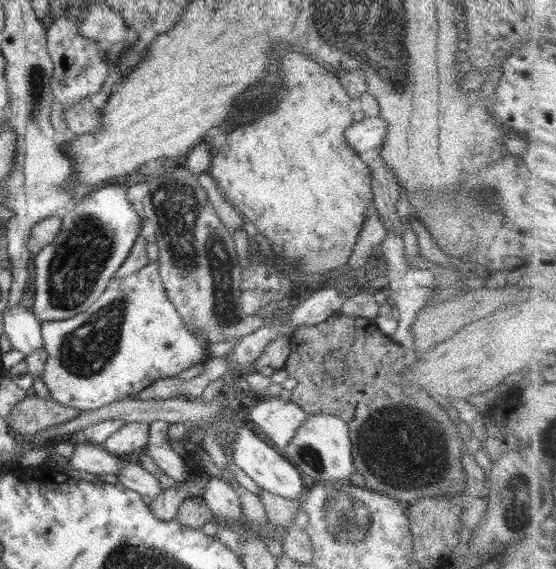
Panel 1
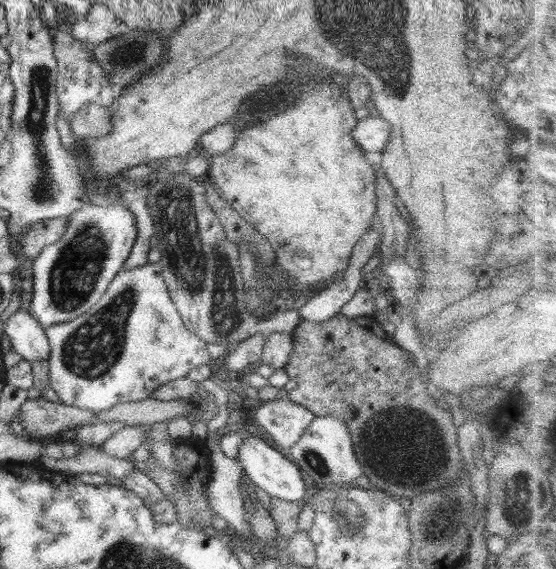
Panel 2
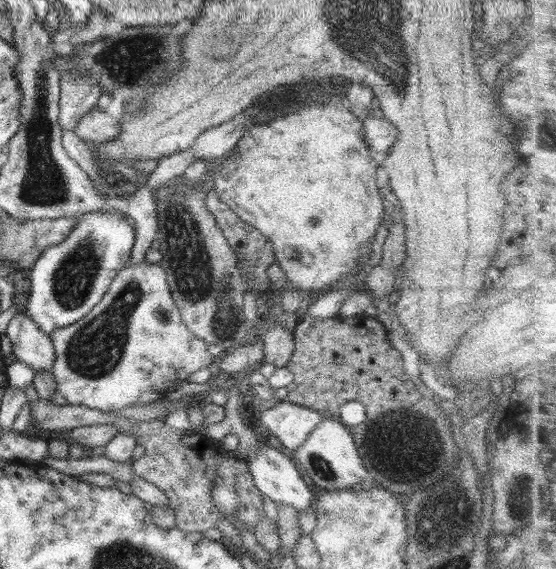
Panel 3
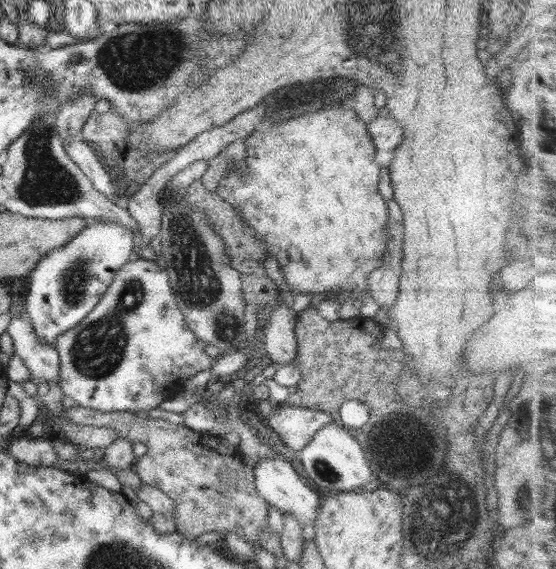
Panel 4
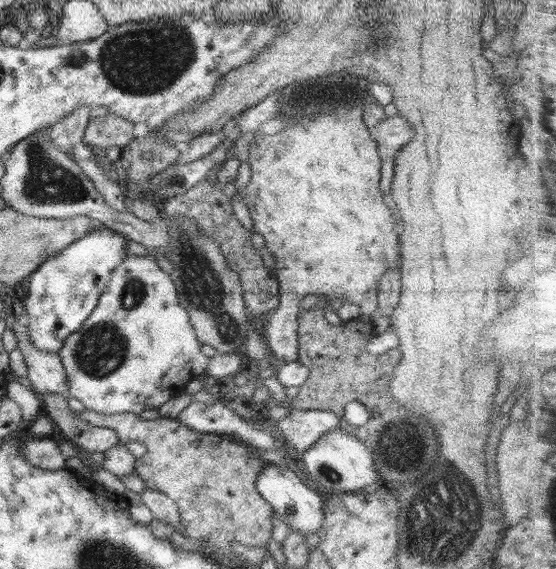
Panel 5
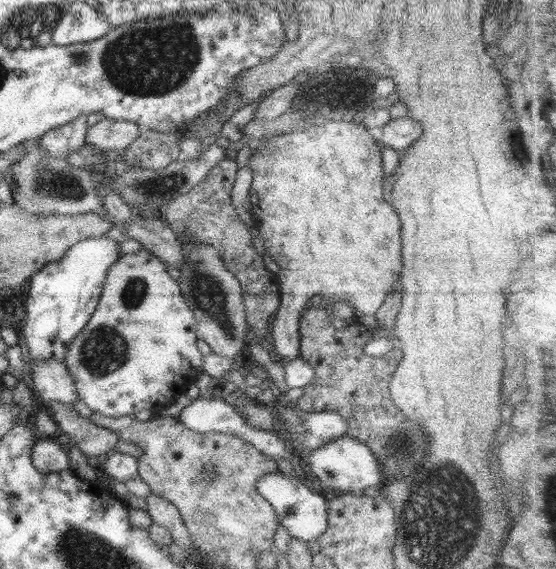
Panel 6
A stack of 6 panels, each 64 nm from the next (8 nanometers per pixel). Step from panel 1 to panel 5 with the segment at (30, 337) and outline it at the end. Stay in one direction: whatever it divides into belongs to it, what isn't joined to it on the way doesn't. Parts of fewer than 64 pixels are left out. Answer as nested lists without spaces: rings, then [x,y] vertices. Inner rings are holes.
[[[10,316],[6,326],[17,338],[17,349],[27,364],[27,377],[38,394],[56,393],[66,400],[69,396],[67,374],[59,355],[38,350],[32,344],[26,322]]]

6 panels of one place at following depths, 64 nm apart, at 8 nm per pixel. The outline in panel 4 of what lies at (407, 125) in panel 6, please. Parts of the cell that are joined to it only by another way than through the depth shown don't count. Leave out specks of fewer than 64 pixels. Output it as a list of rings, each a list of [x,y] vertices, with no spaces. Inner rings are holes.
[[[392,117],[372,120],[367,124],[367,130],[374,142],[376,161],[381,167],[388,167],[394,158],[394,152],[404,140],[404,131]]]

